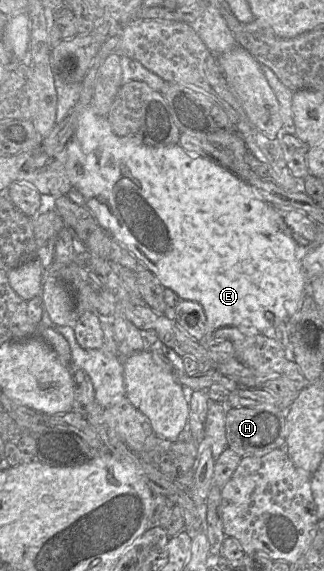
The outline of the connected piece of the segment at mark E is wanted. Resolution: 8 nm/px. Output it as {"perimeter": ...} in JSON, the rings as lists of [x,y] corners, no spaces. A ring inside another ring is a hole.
{"perimeter":[[[92,106],[84,108],[79,113],[74,136],[65,149],[65,170],[72,189],[78,190],[84,196],[85,206],[97,223],[150,270],[163,287],[173,290],[181,300],[194,301],[202,306],[206,315],[206,336],[202,339],[212,339],[214,331],[225,326],[255,328],[260,334],[275,339],[275,327],[281,322],[288,321],[300,309],[304,296],[304,276],[301,262],[296,257],[298,243],[278,210],[259,198],[253,188],[234,172],[215,161],[188,153],[179,144],[152,147],[133,139],[119,137],[113,132],[107,116],[98,115]]]}

